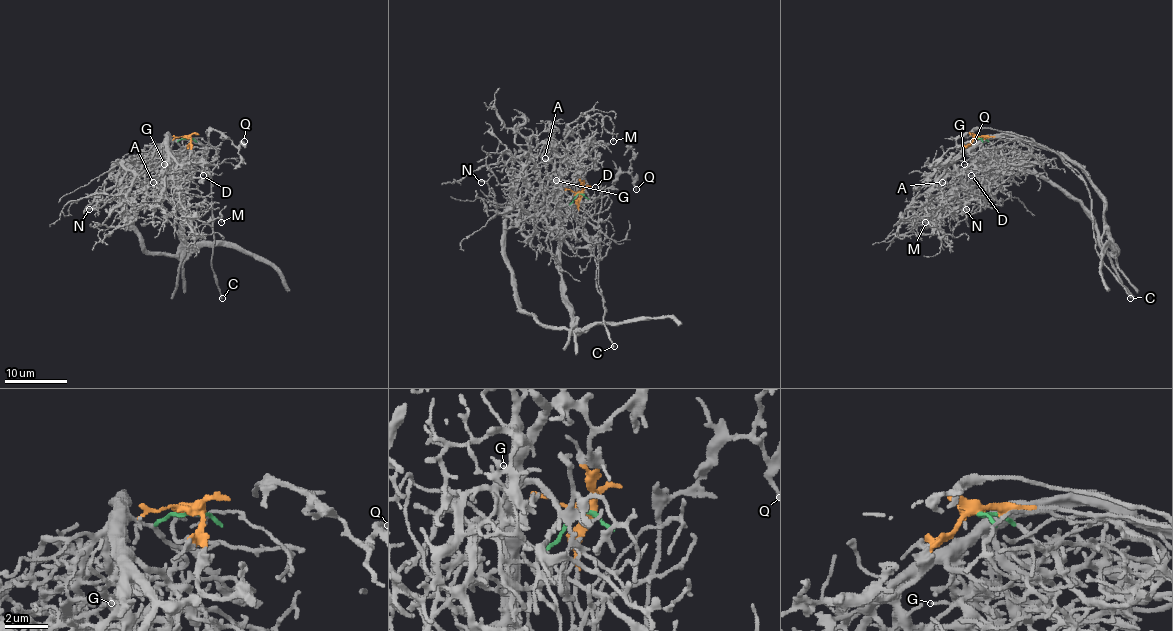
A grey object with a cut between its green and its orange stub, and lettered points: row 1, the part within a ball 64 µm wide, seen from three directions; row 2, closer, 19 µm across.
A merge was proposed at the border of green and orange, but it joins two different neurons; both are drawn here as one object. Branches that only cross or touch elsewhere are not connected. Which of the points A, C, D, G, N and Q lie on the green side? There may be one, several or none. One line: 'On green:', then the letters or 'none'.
On green: A, D, G, N

